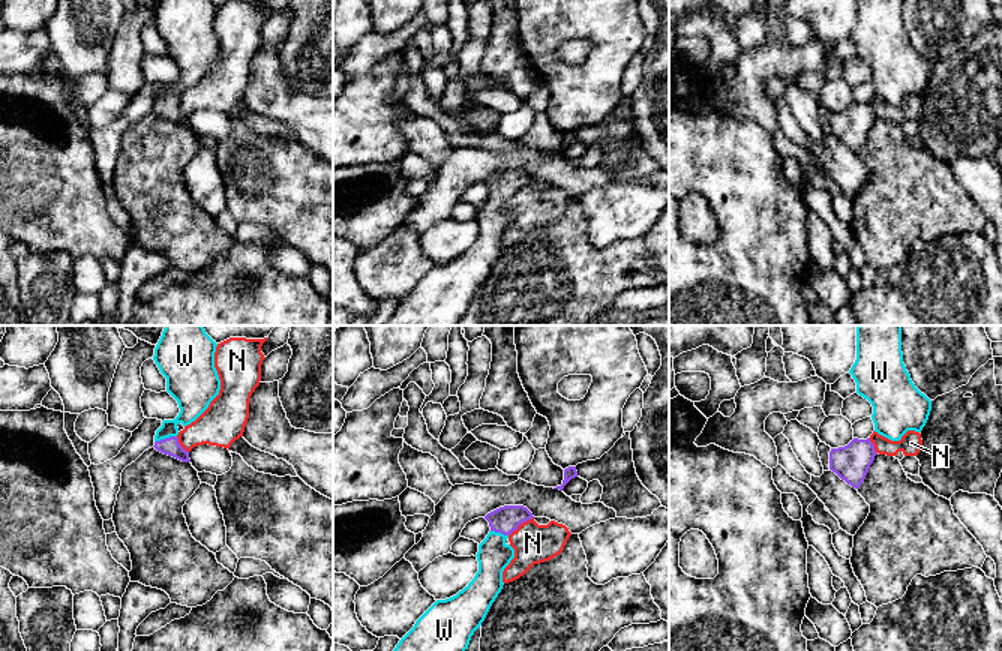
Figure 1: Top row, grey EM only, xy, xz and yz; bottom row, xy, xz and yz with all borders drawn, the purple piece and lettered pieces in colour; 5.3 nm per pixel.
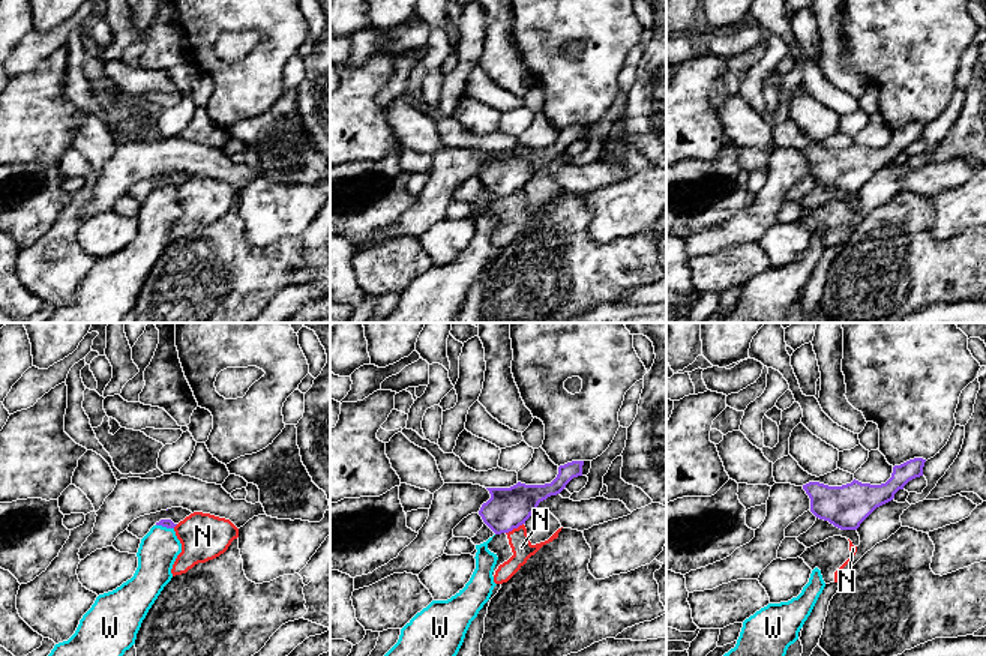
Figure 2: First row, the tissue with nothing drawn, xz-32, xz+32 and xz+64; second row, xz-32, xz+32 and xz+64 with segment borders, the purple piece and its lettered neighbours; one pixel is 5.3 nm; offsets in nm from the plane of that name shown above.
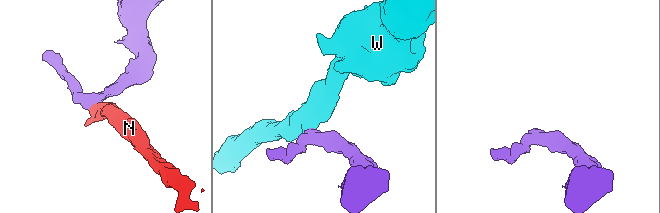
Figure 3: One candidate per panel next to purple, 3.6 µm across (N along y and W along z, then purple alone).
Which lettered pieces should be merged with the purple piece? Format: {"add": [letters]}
{"add": ["W"]}

